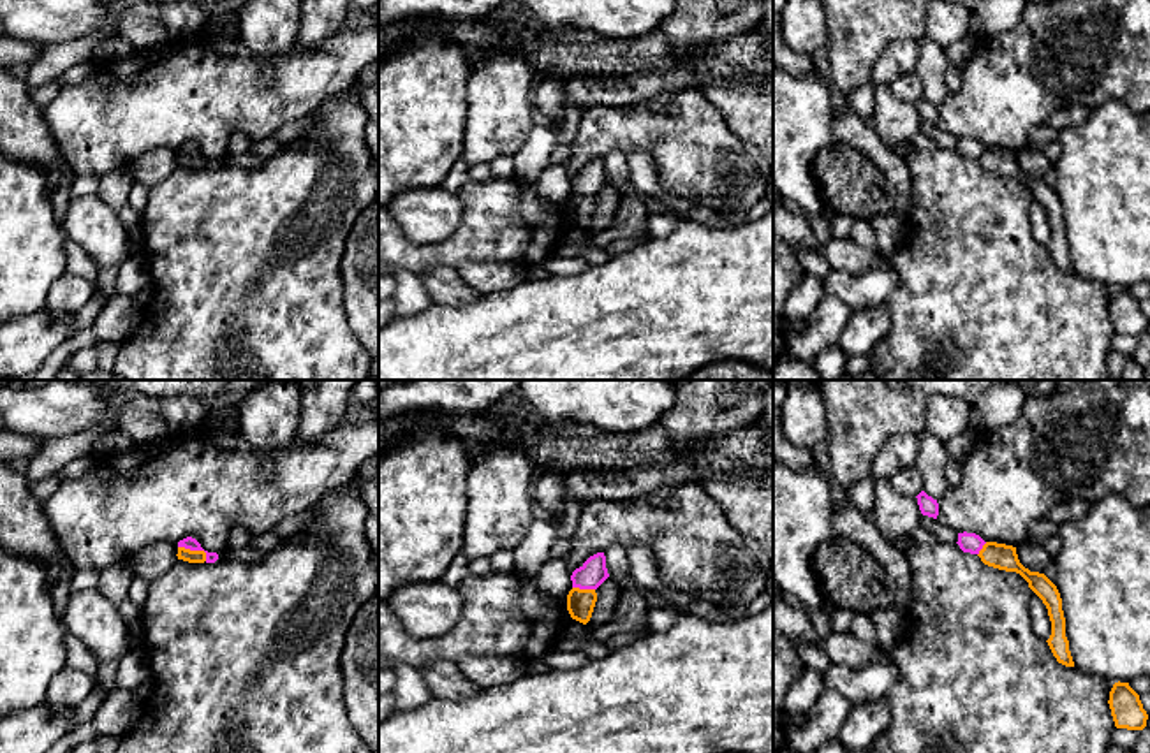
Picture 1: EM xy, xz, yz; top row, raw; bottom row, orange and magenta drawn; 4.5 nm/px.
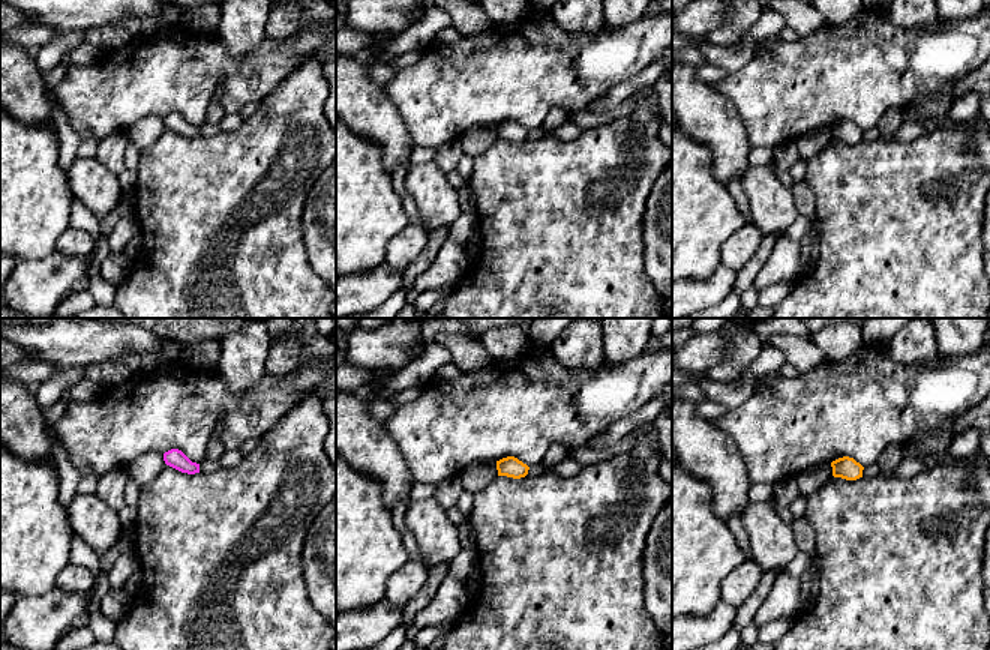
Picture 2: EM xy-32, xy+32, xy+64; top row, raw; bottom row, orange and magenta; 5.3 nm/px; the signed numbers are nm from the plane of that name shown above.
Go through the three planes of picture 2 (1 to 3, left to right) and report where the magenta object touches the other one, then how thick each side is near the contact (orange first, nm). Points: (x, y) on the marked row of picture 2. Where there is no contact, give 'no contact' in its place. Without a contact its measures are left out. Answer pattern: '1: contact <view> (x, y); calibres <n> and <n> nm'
1: no contact
2: no contact
3: no contact

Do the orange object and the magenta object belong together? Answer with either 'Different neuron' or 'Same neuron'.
Different neuron

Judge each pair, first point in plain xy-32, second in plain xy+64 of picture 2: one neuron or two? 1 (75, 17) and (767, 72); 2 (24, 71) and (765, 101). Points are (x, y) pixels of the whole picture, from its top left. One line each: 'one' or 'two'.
1: two
2: two

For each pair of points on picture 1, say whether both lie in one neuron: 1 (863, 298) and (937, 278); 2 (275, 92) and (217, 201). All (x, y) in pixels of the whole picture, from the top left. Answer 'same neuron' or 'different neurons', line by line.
1: different neurons
2: different neurons

